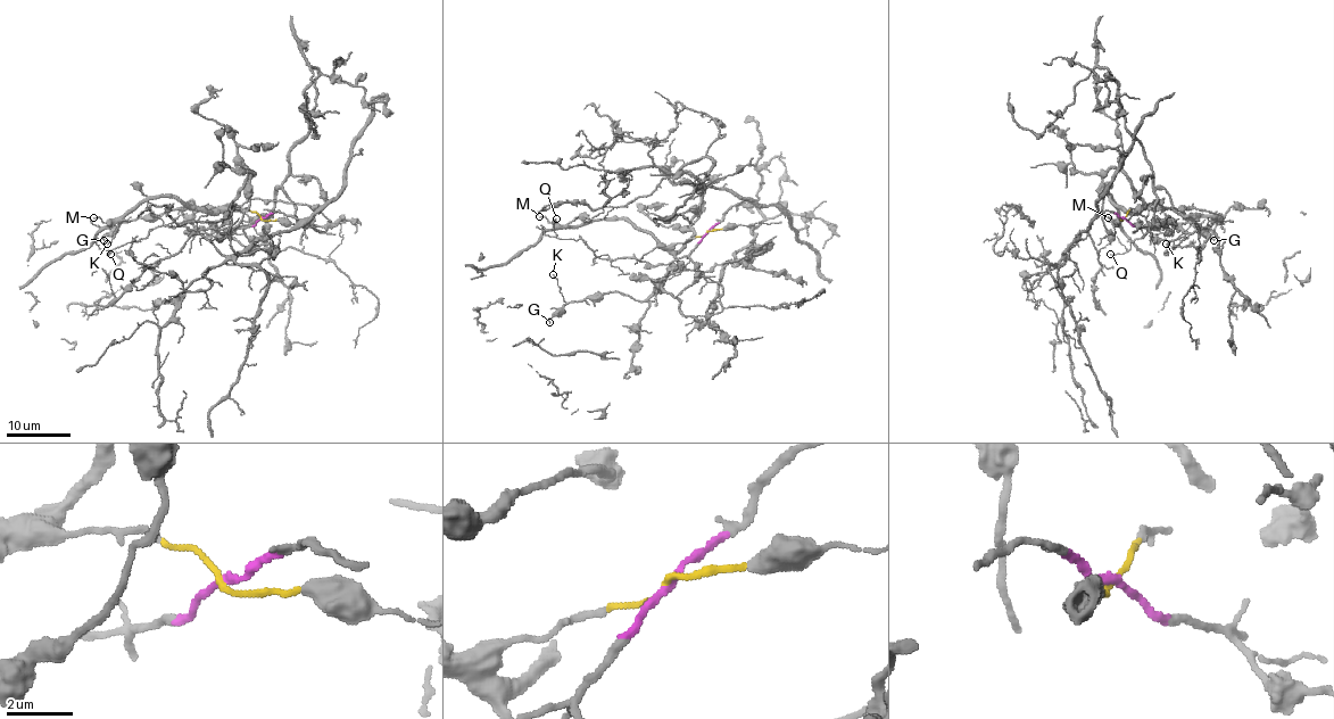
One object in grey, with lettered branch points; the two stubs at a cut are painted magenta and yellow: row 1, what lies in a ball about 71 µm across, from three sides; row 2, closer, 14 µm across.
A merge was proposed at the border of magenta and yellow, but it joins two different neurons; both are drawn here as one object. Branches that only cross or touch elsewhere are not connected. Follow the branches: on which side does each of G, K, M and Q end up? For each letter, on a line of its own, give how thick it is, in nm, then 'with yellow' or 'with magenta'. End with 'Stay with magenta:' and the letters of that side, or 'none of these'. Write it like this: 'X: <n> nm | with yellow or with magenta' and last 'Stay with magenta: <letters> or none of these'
G: 160 nm | with yellow
K: 110 nm | with yellow
M: 110 nm | with yellow
Q: 110 nm | with magenta
Stay with magenta: Q

